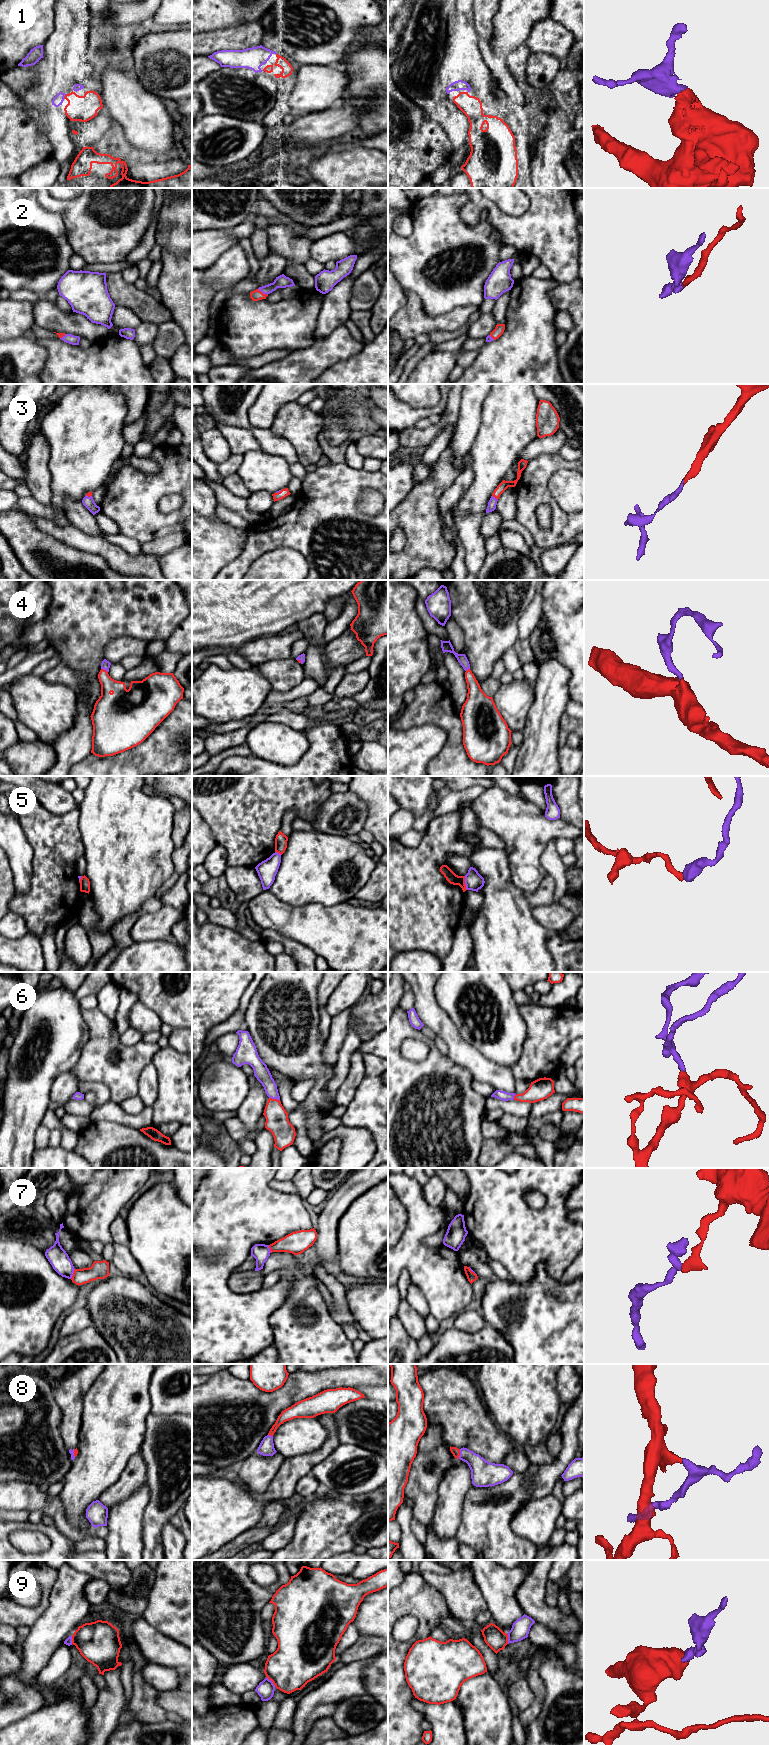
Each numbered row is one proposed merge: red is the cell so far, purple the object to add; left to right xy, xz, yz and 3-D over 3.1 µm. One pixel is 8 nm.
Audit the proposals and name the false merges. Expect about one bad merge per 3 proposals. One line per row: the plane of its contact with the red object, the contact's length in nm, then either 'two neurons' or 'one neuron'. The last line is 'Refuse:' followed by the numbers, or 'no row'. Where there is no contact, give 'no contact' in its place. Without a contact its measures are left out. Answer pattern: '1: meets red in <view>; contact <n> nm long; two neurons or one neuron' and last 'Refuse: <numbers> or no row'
1: meets red in xy; contact 50 nm long; one neuron
2: meets red in xz; contact 100 nm long; one neuron
3: meets red in yz; contact 60 nm long; one neuron
4: meets red in xy; contact 70 nm long; one neuron
5: meets red in yz; contact 120 nm long; two neurons
6: meets red in xz; contact 90 nm long; one neuron
7: meets red in xy; contact 90 nm long; two neurons
8: meets red in yz; contact 80 nm long; one neuron
9: meets red in xz; contact 100 nm long; one neuron
Refuse: 5, 7

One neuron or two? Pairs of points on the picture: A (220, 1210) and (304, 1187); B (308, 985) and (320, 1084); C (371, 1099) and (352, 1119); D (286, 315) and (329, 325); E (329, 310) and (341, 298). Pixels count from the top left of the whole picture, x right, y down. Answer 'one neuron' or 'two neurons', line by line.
A: two neurons
B: one neuron
C: one neuron
D: two neurons
E: one neuron

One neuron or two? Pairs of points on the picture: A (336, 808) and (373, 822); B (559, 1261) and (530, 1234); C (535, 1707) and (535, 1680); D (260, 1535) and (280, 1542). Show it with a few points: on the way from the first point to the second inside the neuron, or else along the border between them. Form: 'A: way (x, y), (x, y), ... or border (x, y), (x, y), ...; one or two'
A: border (358, 797), (368, 807), (365, 828); two
B: way (552, 1254), (537, 1241); one
C: way (538, 1700), (538, 1687); one
D: border (283, 1522), (260, 1542); two

